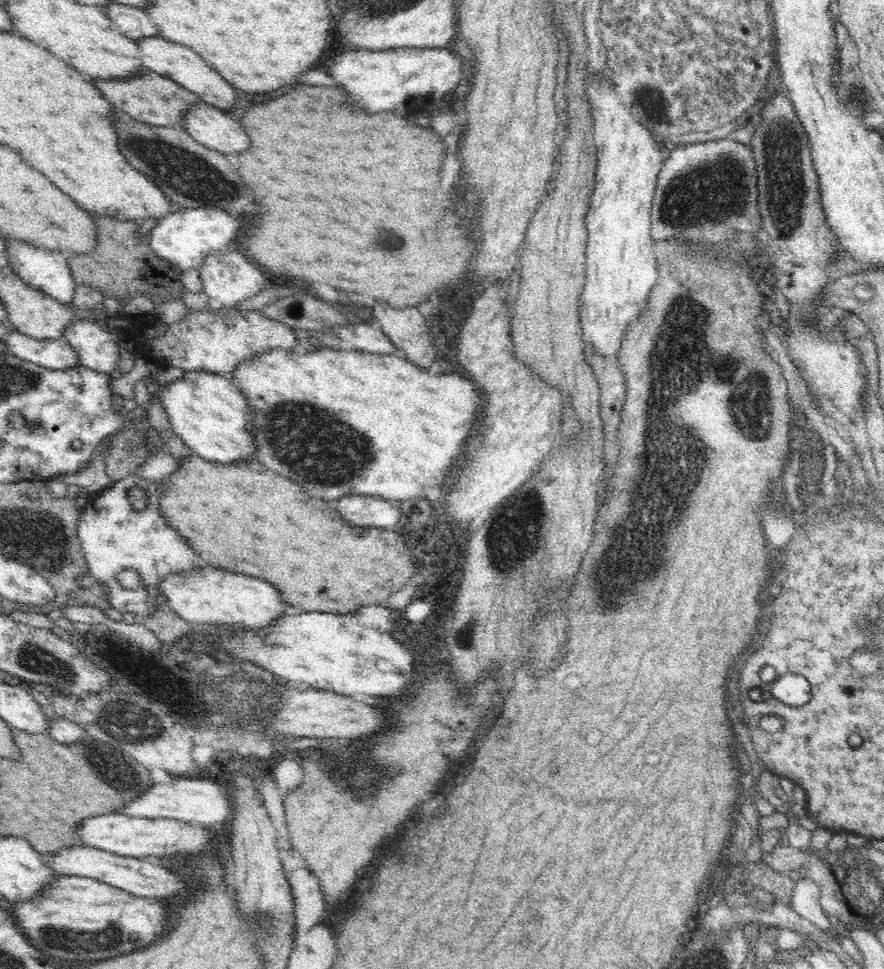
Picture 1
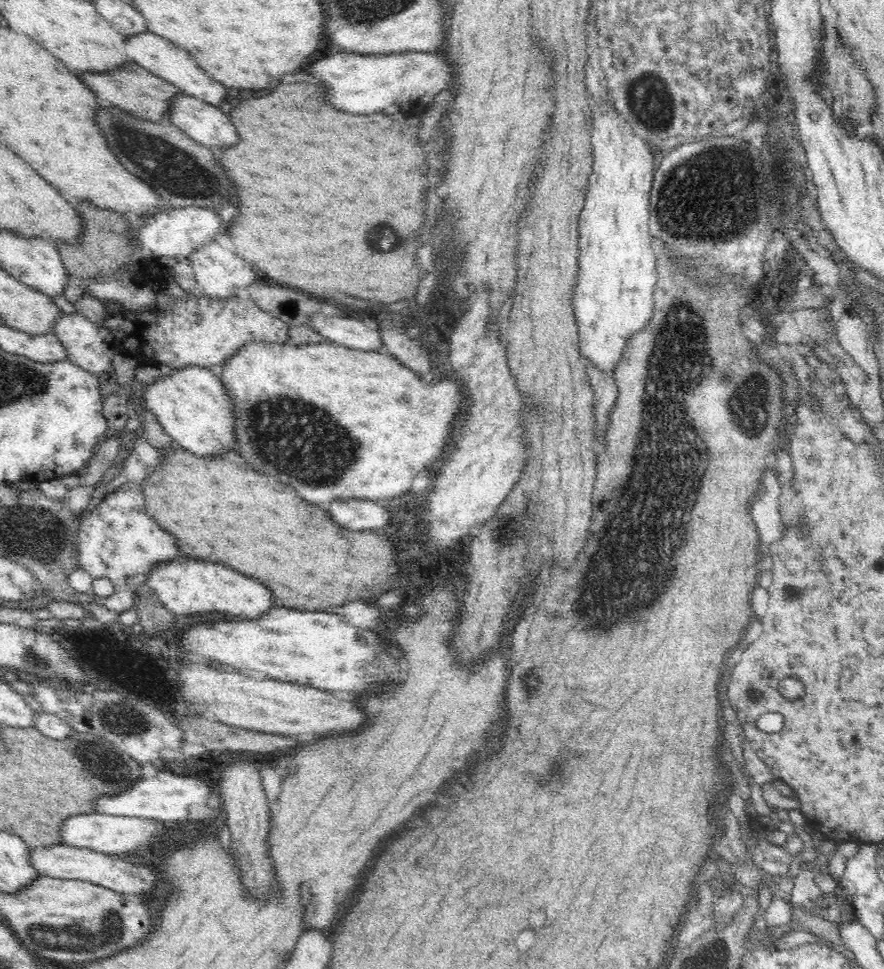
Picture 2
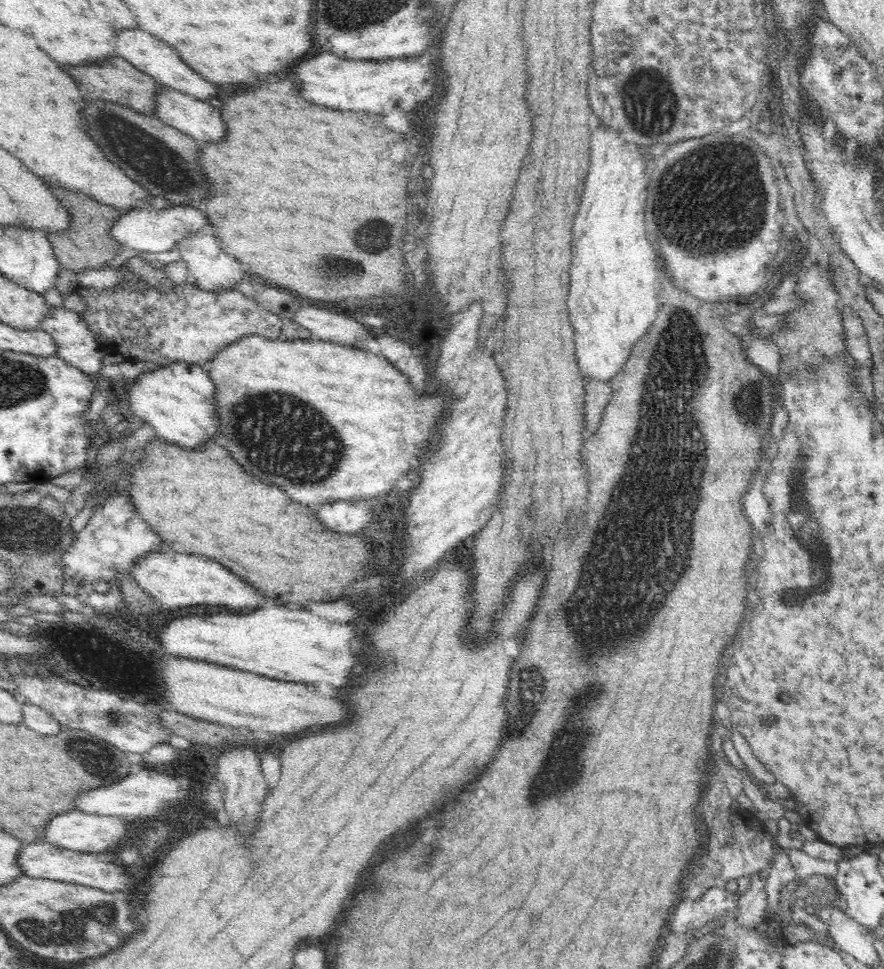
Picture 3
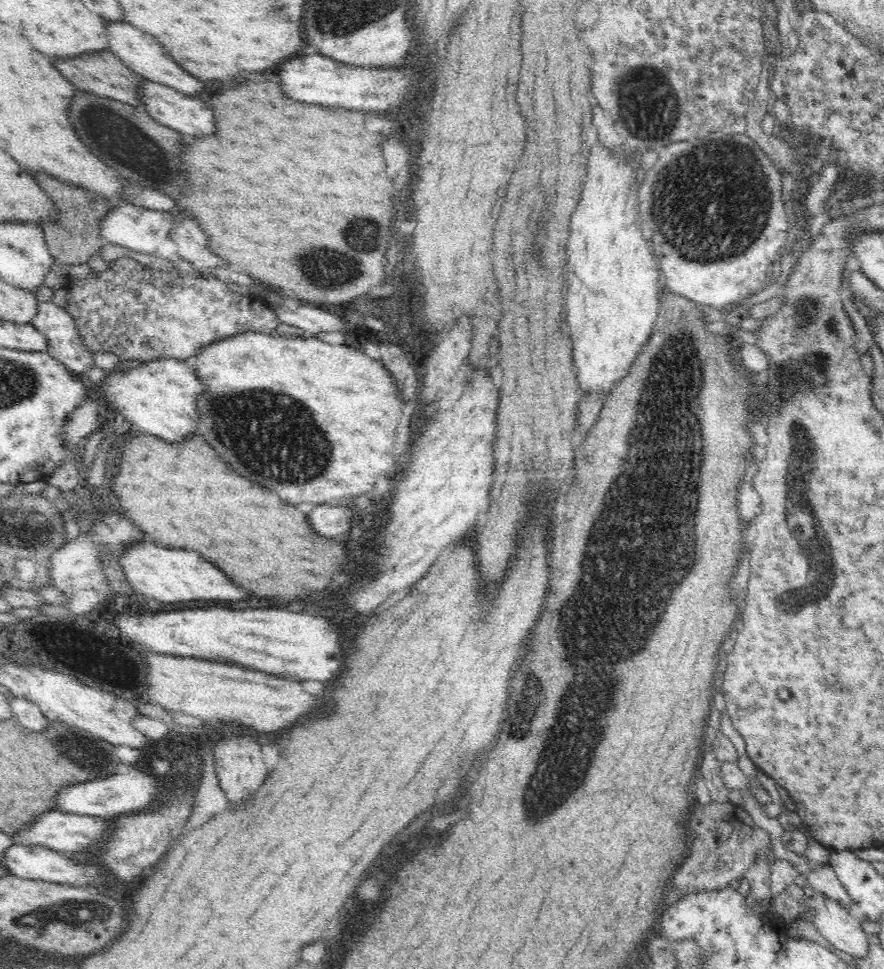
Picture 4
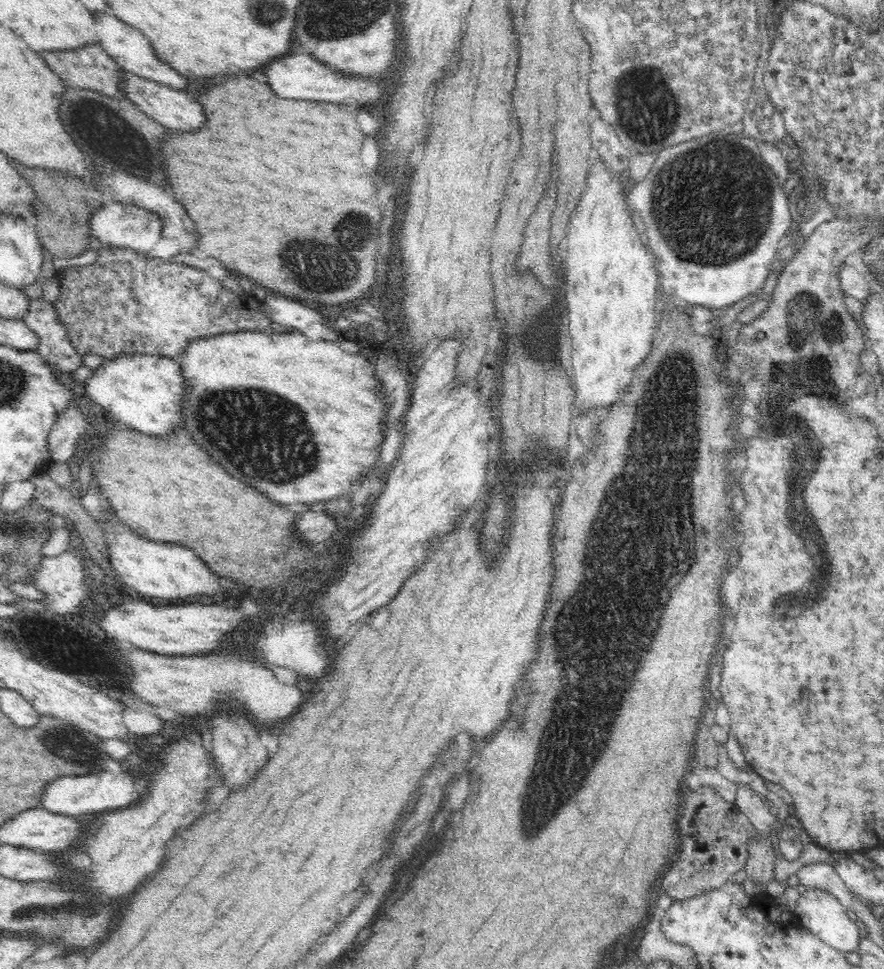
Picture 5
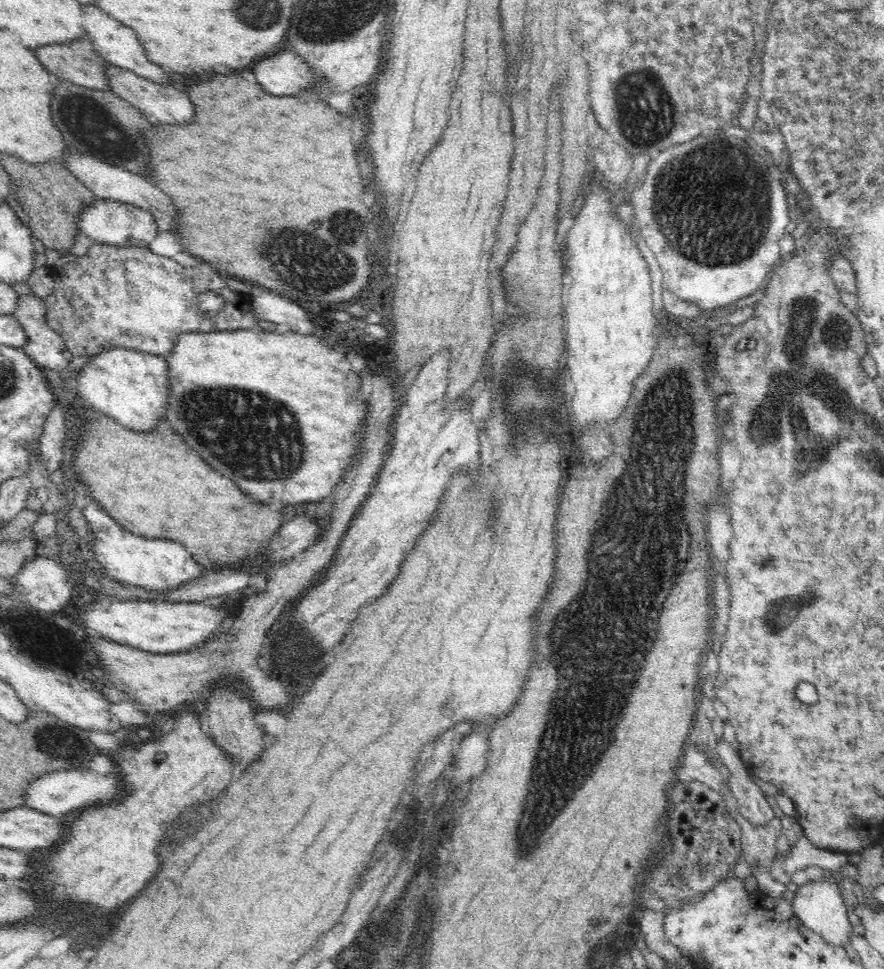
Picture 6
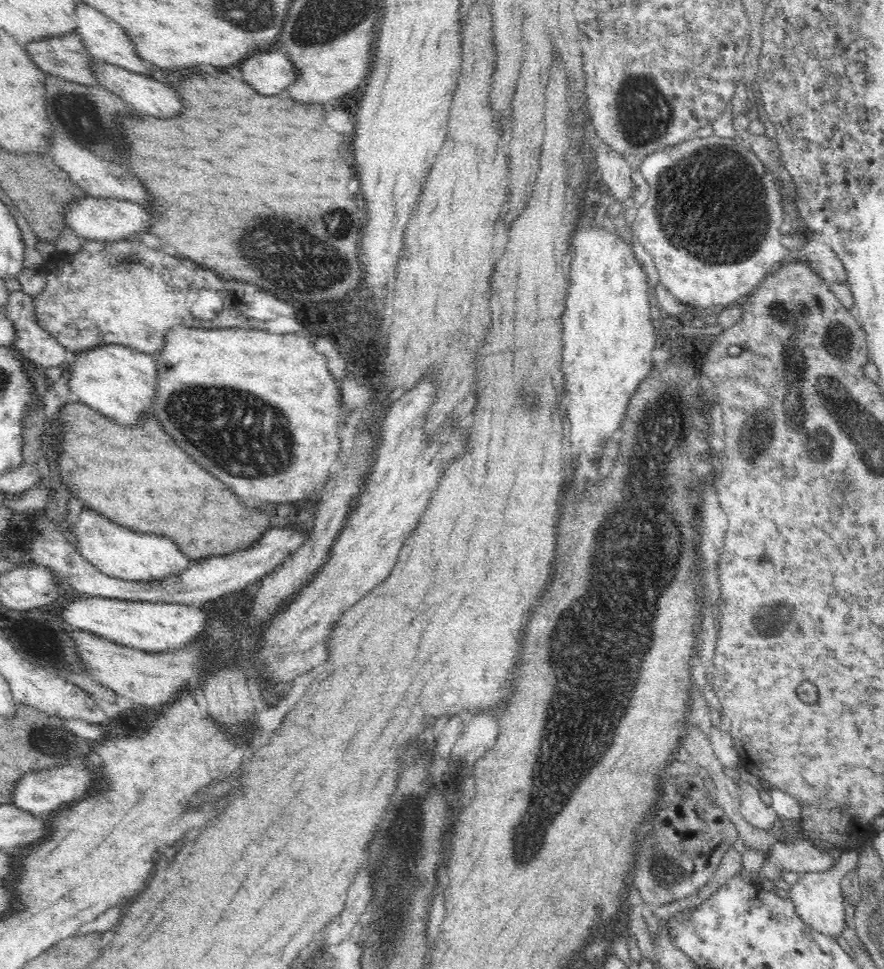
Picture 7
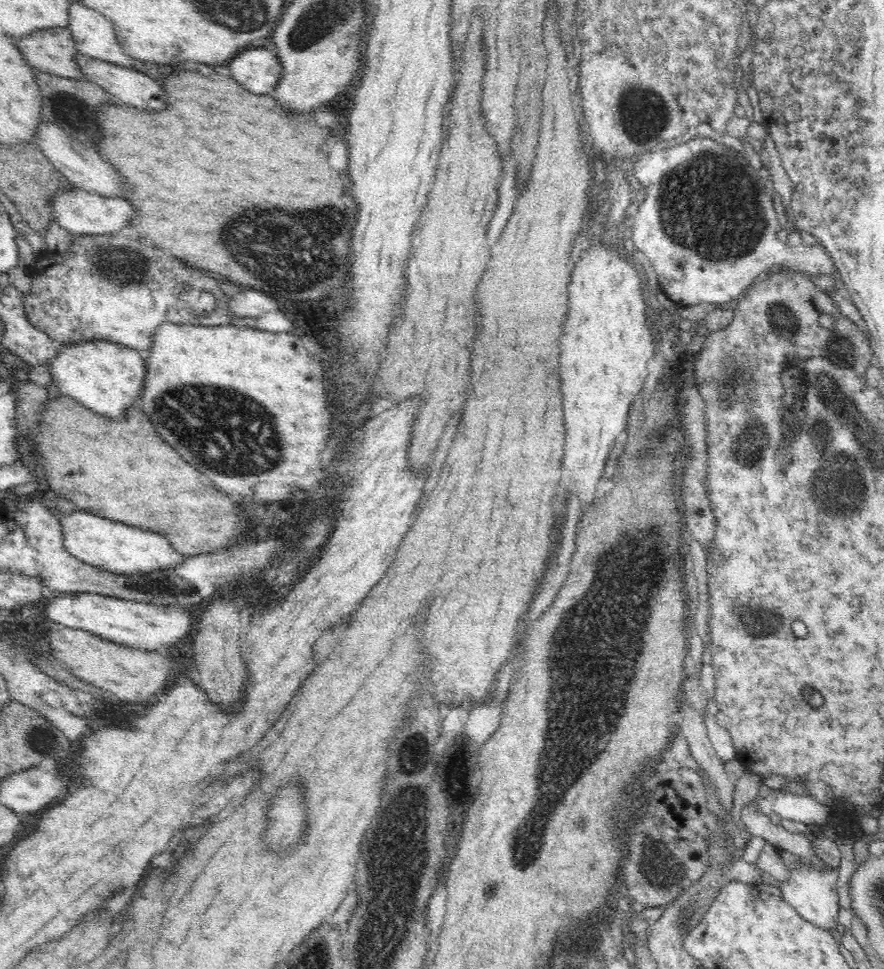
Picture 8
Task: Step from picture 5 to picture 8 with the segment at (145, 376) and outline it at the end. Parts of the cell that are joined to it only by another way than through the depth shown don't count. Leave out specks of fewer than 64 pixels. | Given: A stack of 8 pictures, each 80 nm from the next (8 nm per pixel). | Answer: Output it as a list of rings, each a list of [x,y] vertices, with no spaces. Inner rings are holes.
[[[103,340],[62,343],[58,347],[58,354],[48,364],[52,387],[86,408],[115,419],[123,419],[128,407],[138,406],[147,371],[142,352]]]

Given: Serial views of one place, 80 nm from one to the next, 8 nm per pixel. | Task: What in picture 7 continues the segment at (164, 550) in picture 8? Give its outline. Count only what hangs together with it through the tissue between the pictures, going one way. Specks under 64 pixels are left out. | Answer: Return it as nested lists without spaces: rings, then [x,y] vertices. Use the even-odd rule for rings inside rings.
[[[84,507],[78,516],[71,519],[70,530],[73,536],[76,537],[75,548],[82,555],[82,558],[92,563],[104,574],[114,578],[144,582],[157,581],[168,575],[179,575],[189,567],[189,558],[186,558],[186,555],[180,552],[180,549],[173,540],[155,535],[154,533],[133,531],[88,507]]]

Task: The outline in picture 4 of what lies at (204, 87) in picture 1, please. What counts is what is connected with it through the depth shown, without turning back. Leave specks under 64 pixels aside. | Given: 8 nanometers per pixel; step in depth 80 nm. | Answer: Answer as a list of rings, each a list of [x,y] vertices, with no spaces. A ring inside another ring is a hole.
[[[106,21],[109,34],[108,49],[115,54],[128,68],[132,69],[144,79],[162,83],[184,94],[198,94],[204,85],[198,78],[188,74],[175,60],[164,54],[162,46],[154,36],[140,32],[139,28],[122,21]]]

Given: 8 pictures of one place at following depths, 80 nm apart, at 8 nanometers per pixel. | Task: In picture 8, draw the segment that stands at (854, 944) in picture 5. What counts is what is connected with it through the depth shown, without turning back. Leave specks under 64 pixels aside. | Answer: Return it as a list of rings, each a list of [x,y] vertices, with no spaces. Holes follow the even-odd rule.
[[[800,866],[800,868],[789,868],[790,877],[787,881],[780,882],[777,886],[776,893],[784,899],[784,902],[791,904],[804,920],[815,924],[817,927],[829,931],[836,930],[838,924],[838,870],[820,871],[811,869],[809,866]]]

